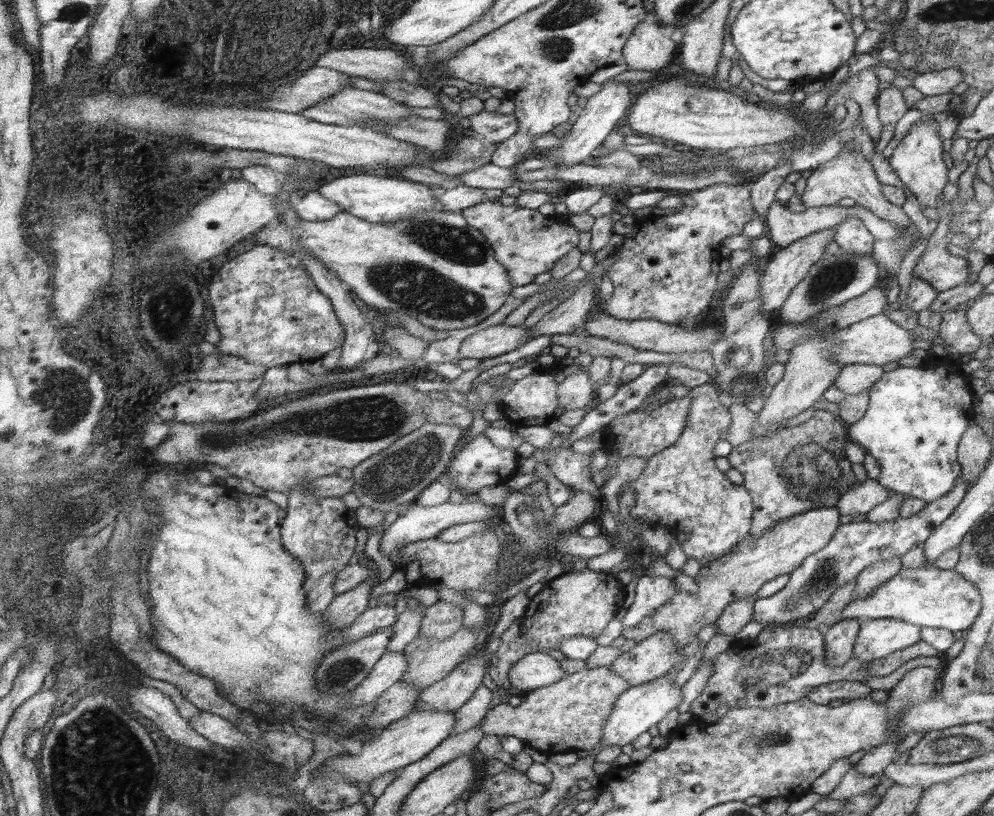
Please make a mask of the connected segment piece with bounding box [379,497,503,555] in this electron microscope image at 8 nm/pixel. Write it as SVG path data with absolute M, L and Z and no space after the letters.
M472 497L469 498L468 503L466 503L465 498L464 503L453 503L449 501L438 506L422 506L421 504L413 502L412 507L406 515L400 514L398 519L384 530L384 534L380 540L380 552L383 552L384 555L389 555L392 551L408 543L428 540L432 537L437 538L442 530L446 530L457 524L486 521L492 519L496 515L502 517L502 510L503 507L496 507L496 505L490 507L484 505L480 500L473 502Z

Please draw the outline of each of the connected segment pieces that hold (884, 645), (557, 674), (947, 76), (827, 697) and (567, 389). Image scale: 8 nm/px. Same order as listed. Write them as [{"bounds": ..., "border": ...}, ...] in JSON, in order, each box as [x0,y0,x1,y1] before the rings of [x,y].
[{"bounds":[853,618,922,662],"border":[[[880,618],[876,620],[858,619],[860,630],[857,636],[857,642],[853,648],[853,658],[862,658],[866,662],[878,658],[886,658],[889,654],[897,650],[904,650],[922,640],[922,628],[913,623],[903,622],[897,619]]]},{"bounds":[509,651,567,691],"border":[[[542,651],[527,654],[514,663],[509,674],[512,690],[534,691],[552,686],[567,674],[558,660]]]},{"bounds":[913,69,963,97],"border":[[[946,69],[944,71],[929,71],[914,76],[913,87],[924,97],[948,94],[962,81],[963,69]]]},{"bounds":[809,680,872,706],"border":[[[838,680],[819,686],[818,690],[814,690],[814,694],[810,694],[809,700],[820,706],[827,706],[832,701],[866,698],[872,691],[864,682],[858,680]]]},{"bounds":[557,367,594,410],"border":[[[581,367],[572,375],[563,376],[560,386],[557,386],[557,407],[562,410],[587,408],[594,400],[594,382],[589,379],[588,368]]]}]

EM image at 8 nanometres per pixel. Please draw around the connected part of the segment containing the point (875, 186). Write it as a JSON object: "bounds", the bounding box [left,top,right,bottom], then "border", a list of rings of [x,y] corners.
{"bounds":[800,151,920,248],"border":[[[846,151],[840,153],[838,157],[818,166],[813,173],[806,179],[806,187],[800,198],[802,204],[808,208],[819,206],[838,205],[842,198],[853,198],[856,205],[862,205],[863,208],[870,210],[874,215],[886,220],[898,229],[910,229],[912,231],[909,248],[916,246],[916,242],[920,240],[919,230],[913,224],[912,220],[904,213],[901,206],[896,206],[893,202],[885,197],[882,191],[882,184],[878,181],[876,173],[874,173],[873,165],[870,160],[868,162],[866,156],[860,155],[858,151]]]}

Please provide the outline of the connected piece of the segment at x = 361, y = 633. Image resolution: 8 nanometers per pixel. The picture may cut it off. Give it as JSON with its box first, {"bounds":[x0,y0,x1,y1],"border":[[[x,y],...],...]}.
{"bounds":[341,604,397,642],"border":[[[391,604],[368,607],[349,628],[342,630],[341,642],[355,641],[374,634],[382,628],[390,627],[397,622],[396,615],[395,606],[391,606]]]}

